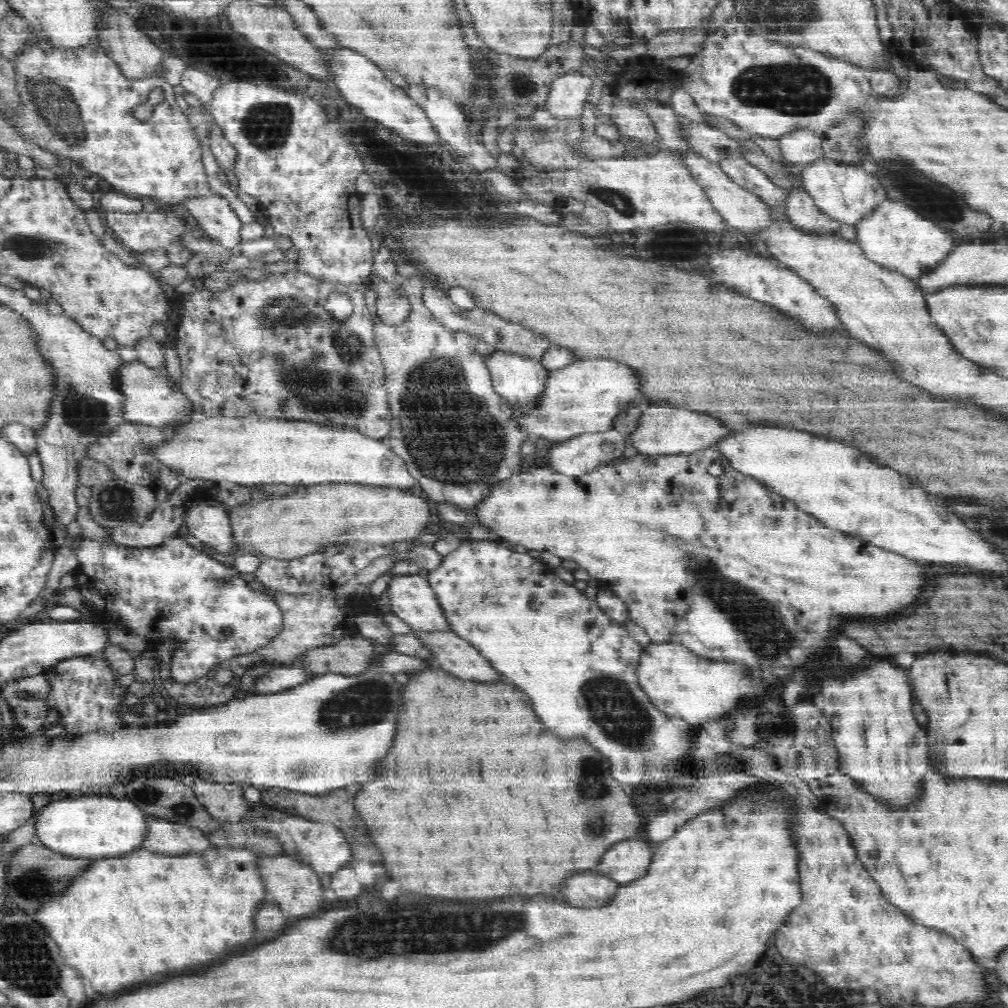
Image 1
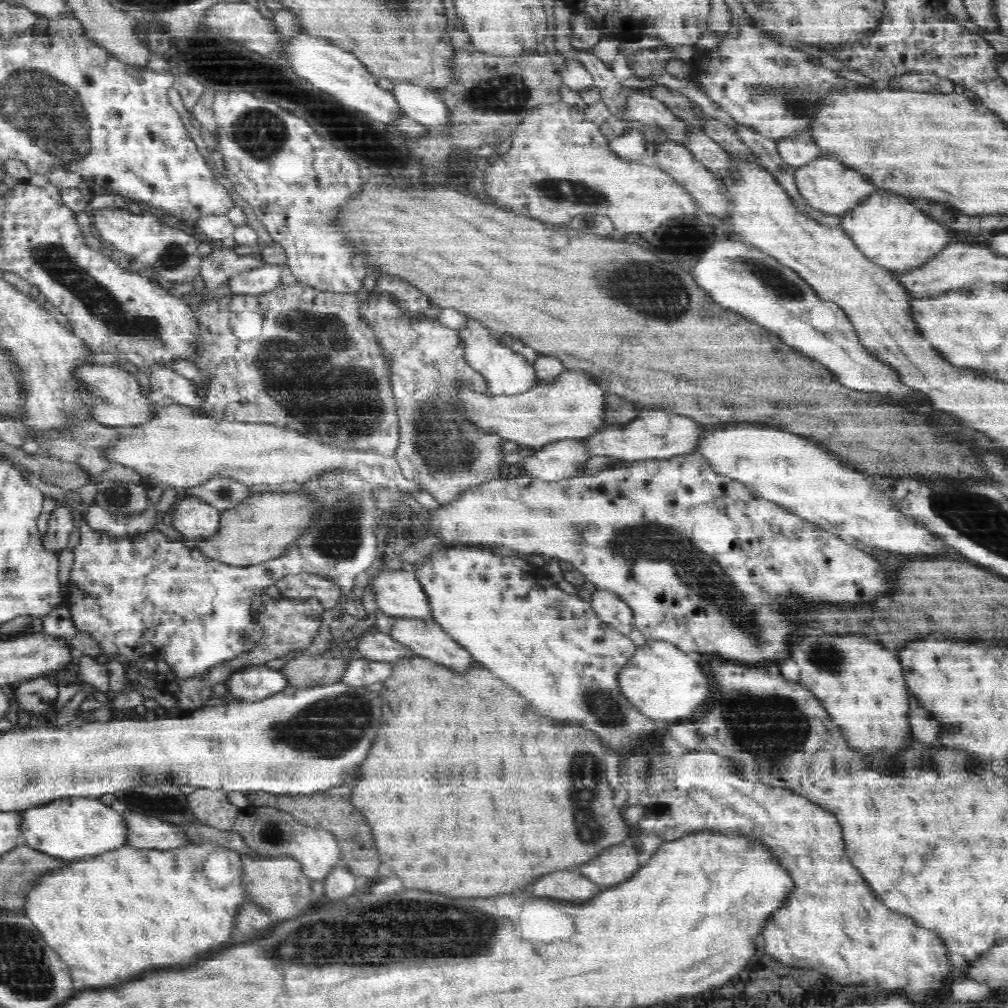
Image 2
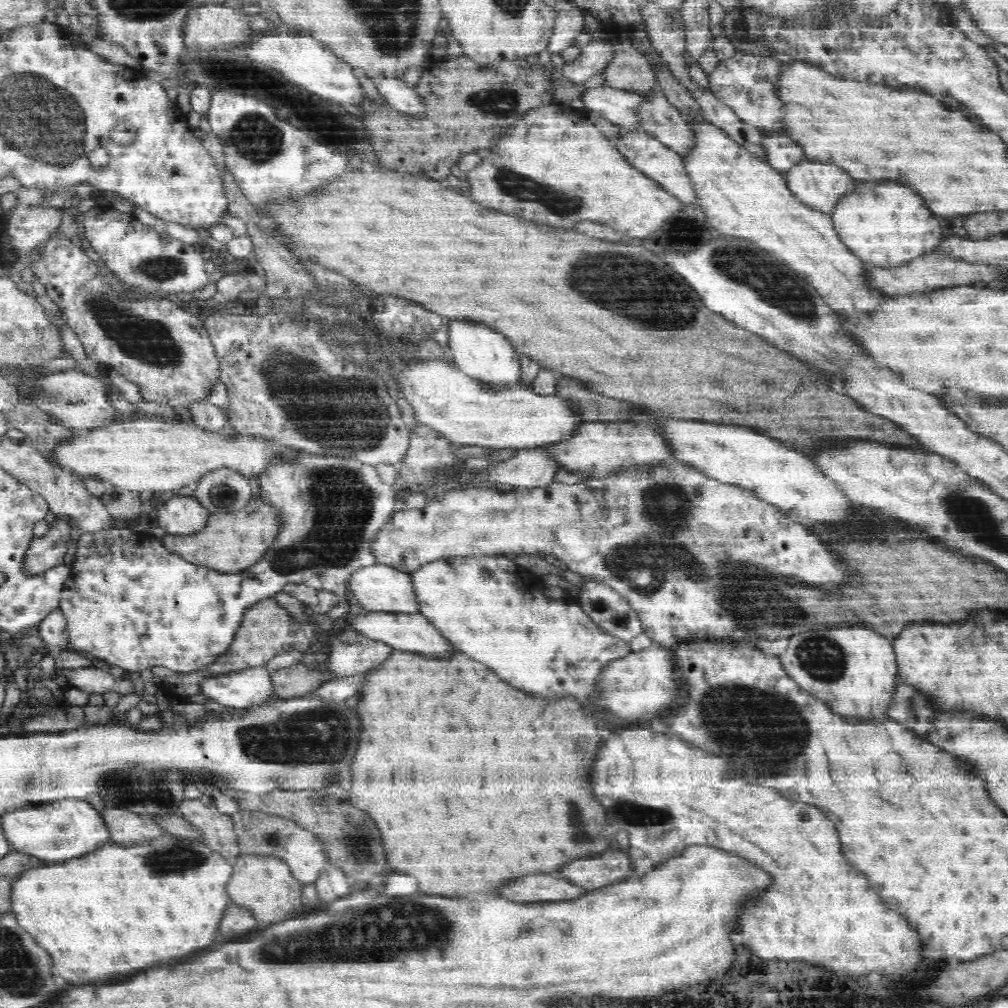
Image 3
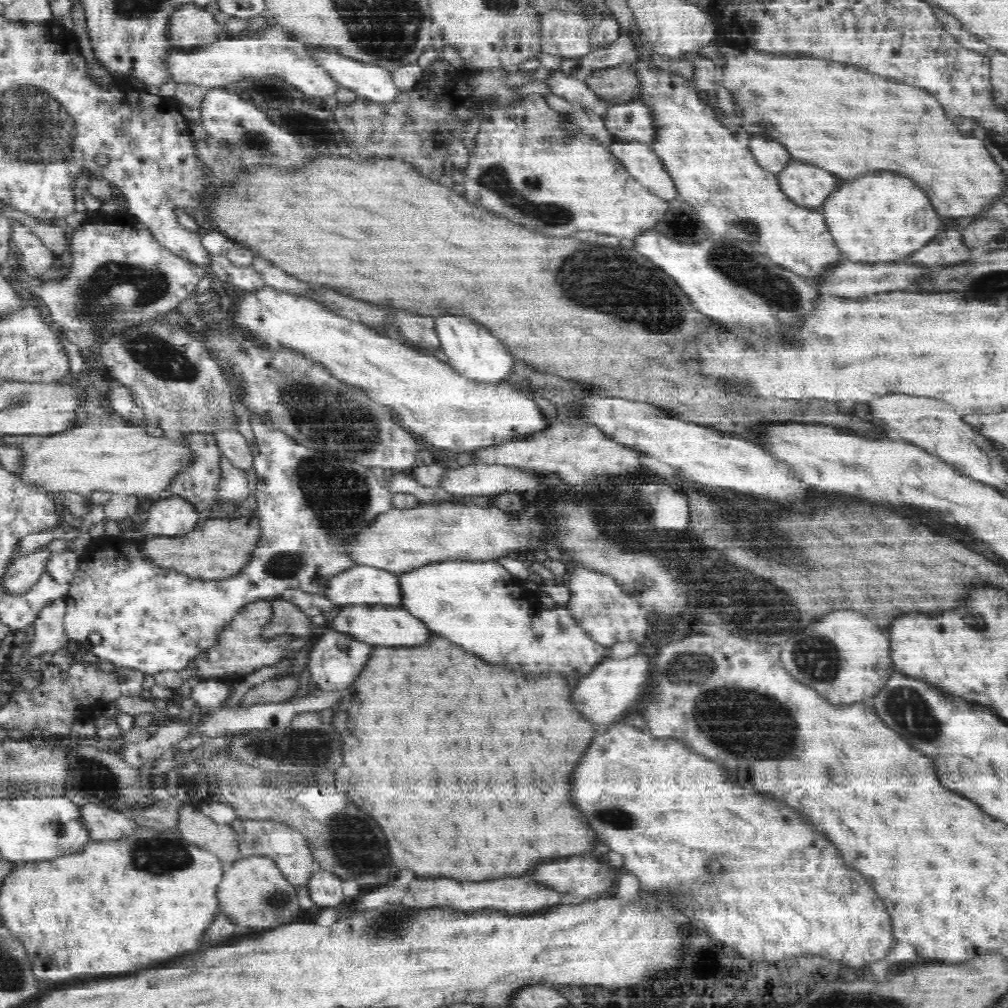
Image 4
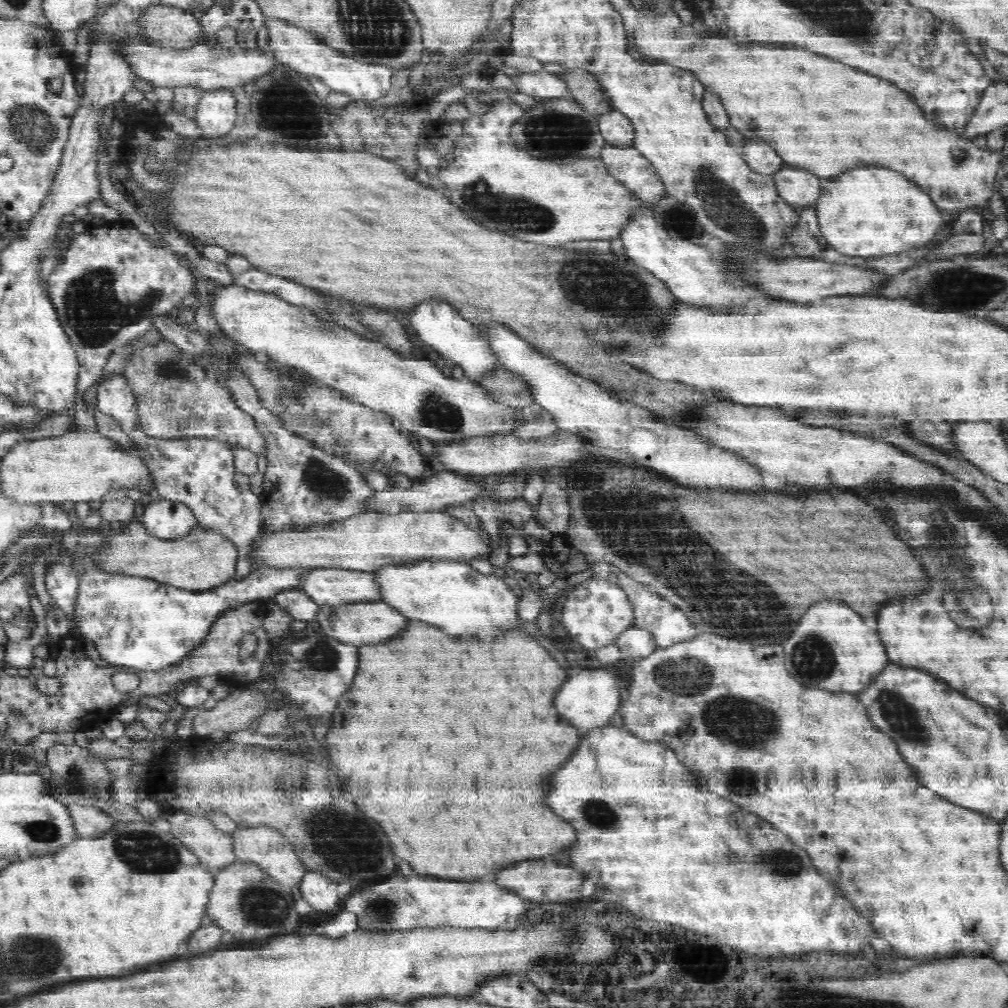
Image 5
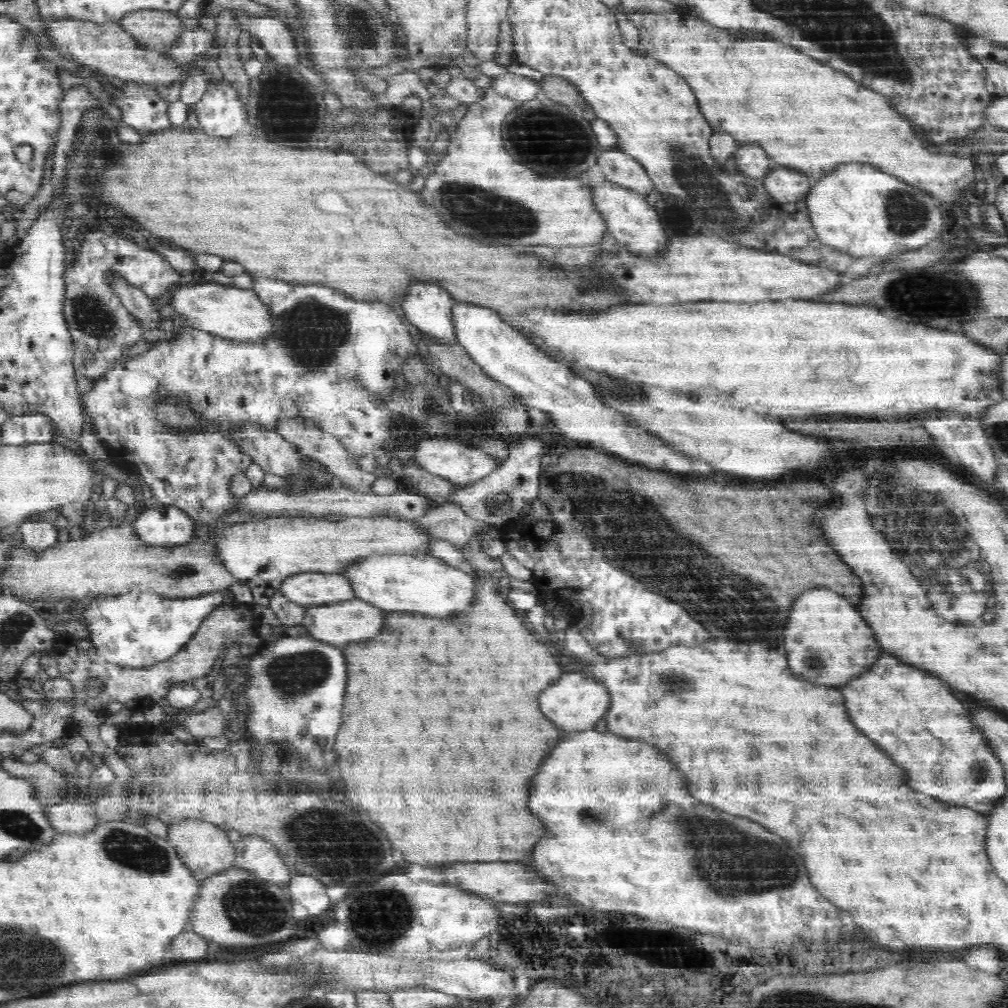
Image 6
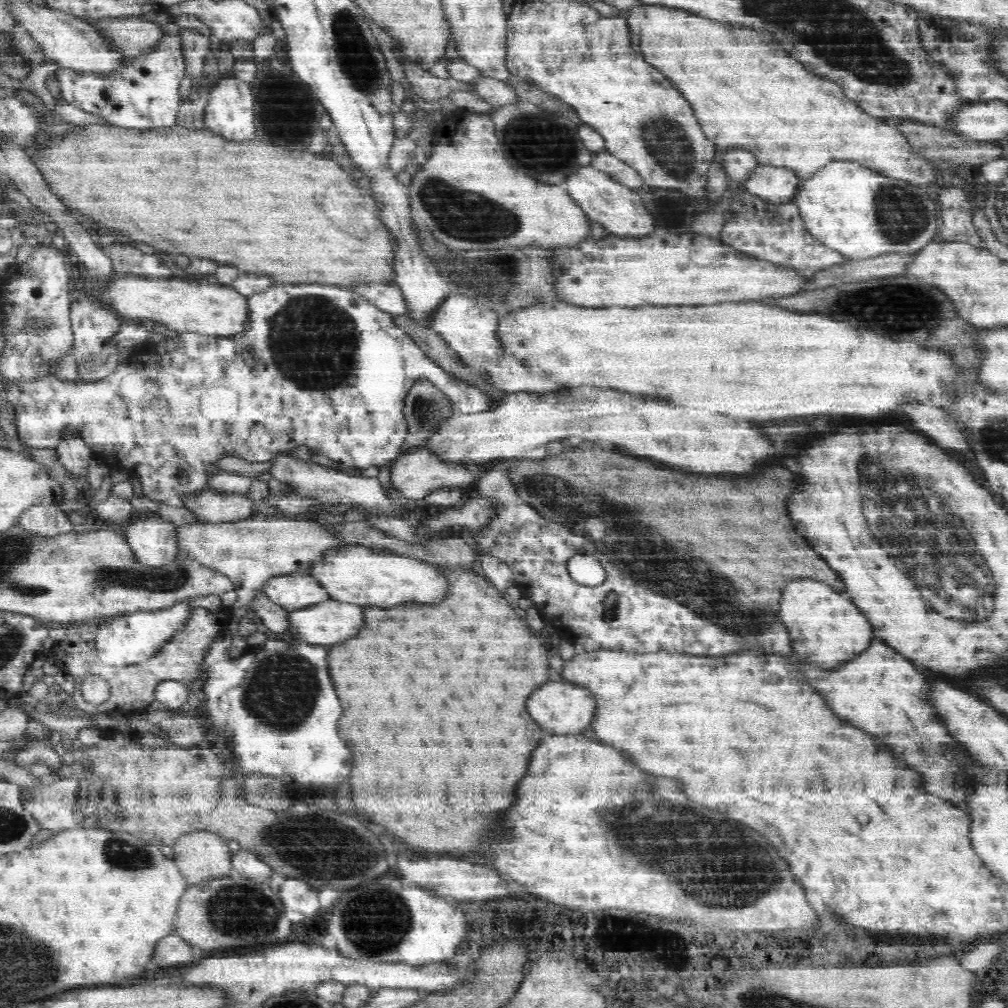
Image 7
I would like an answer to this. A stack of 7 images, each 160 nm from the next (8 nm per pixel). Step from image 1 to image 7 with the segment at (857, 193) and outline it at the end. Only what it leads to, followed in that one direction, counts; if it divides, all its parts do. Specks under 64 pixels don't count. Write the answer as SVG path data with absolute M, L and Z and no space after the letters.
M761 165L745 182L746 190L781 205L793 202L800 190L802 178L793 170L784 167Z

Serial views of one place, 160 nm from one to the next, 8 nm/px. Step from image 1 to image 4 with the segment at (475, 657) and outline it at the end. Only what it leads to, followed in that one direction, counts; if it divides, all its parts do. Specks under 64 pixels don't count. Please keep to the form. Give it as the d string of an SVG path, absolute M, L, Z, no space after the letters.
M344 606L343 609L333 618L333 630L346 632L354 638L362 638L362 642L378 644L378 646L422 646L430 642L432 632L428 626L418 620L417 616L410 614L404 607L384 607L384 606Z

